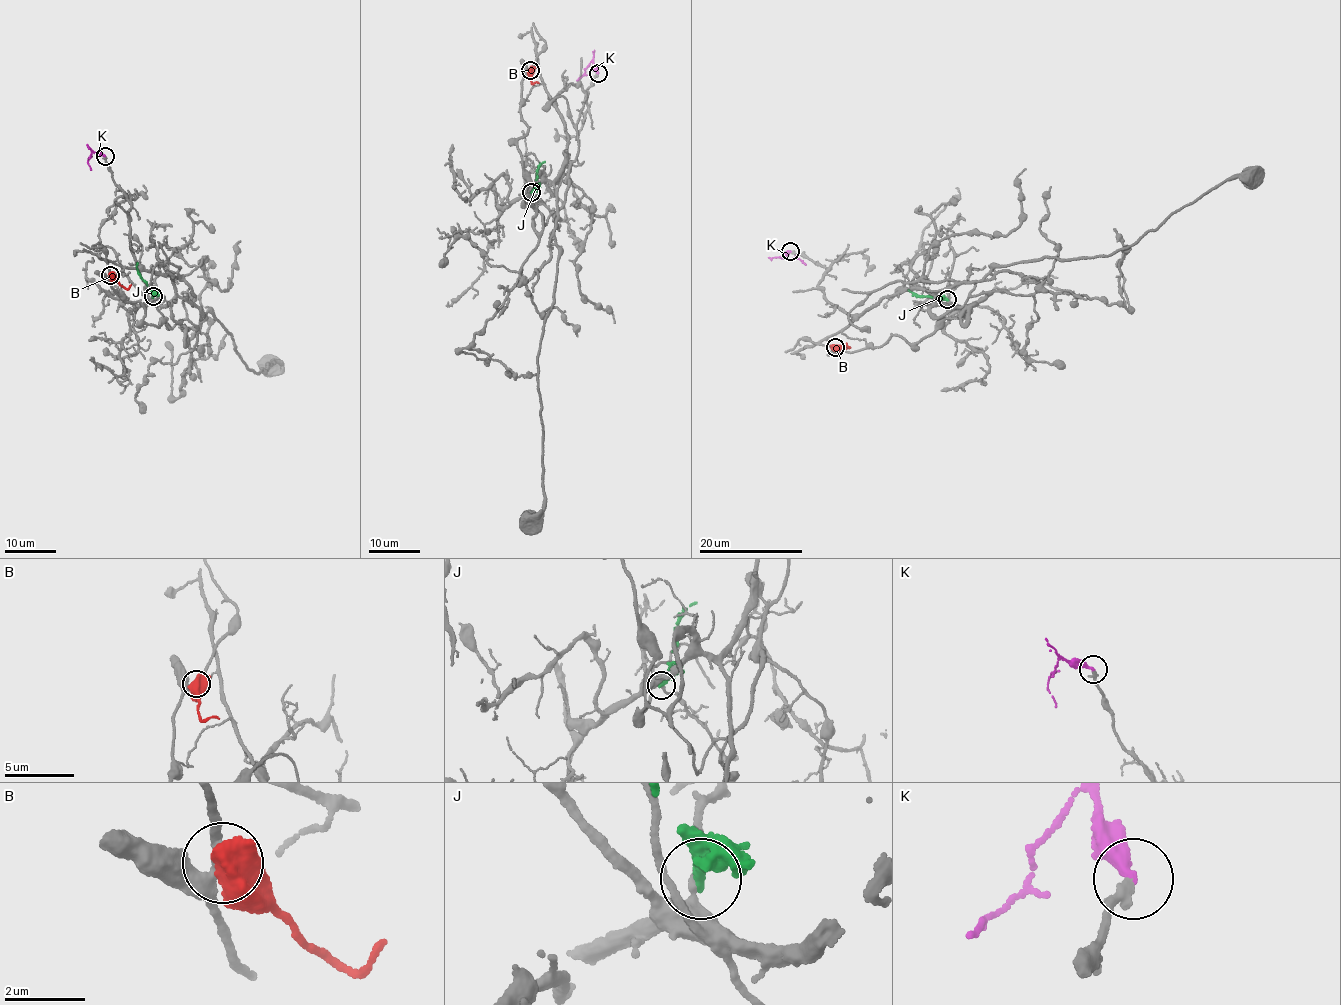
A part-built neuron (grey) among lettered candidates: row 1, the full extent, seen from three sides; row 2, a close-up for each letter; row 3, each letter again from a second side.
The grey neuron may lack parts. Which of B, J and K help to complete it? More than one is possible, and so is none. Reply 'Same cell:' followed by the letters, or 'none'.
Same cell: K

